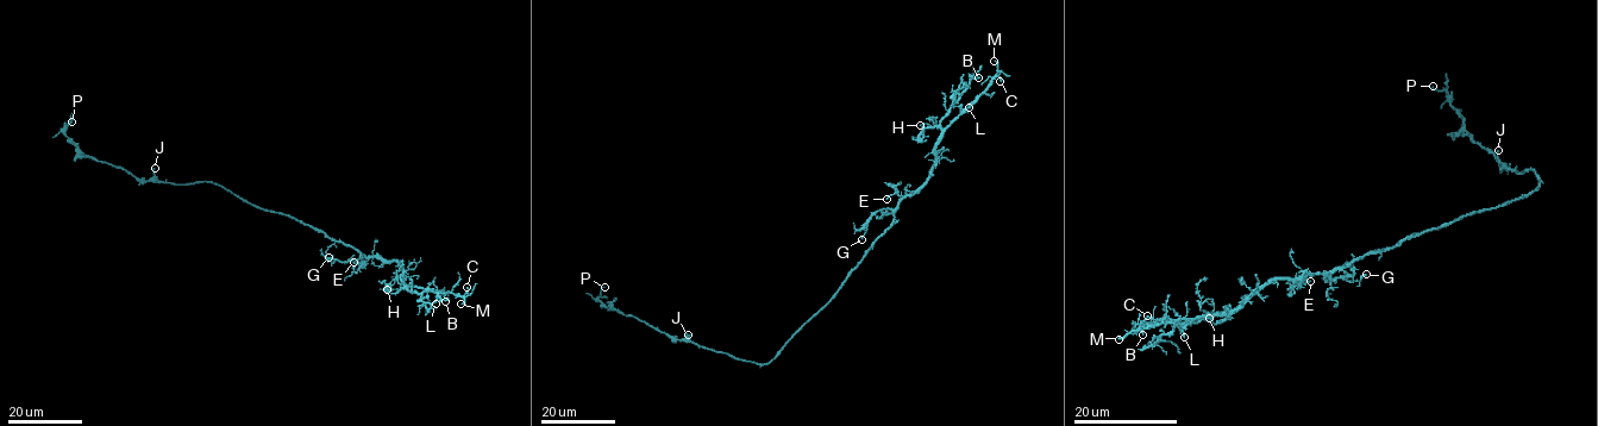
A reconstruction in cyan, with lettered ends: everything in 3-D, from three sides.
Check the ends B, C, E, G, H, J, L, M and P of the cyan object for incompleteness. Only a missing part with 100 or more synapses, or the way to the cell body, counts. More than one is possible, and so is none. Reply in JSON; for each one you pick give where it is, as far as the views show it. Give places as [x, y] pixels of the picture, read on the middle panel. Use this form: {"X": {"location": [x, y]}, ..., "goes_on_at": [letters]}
{"M": {"location": [994, 61]}, "goes_on_at": ["M"]}

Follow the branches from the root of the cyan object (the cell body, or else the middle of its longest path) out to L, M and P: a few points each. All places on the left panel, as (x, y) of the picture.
L: (296, 220), (352, 246), (363, 256), (396, 261), (406, 284), (444, 293), (436, 304)
M: (296, 220), (352, 246), (363, 256), (396, 261), (406, 284), (451, 292), (465, 299), (461, 304)
P: (296, 220), (256, 207), (206, 181), (140, 181), (120, 168), (86, 156), (64, 133), (71, 121)

